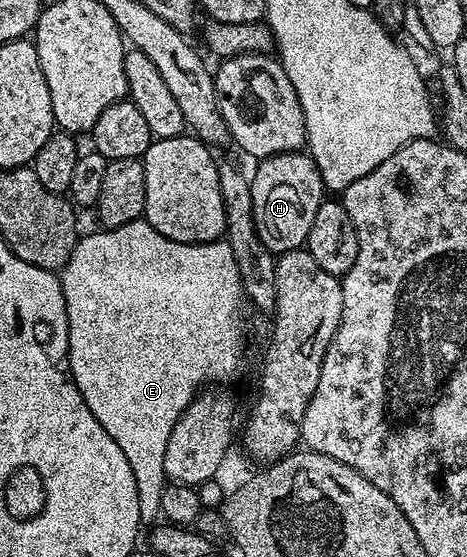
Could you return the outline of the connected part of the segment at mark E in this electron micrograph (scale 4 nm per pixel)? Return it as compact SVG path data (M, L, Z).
M139 220L113 228L98 228L95 234L83 233L81 237L79 237L78 243L74 246L72 256L66 261L66 265L62 267L60 277L62 279L62 291L64 292L64 304L68 312L70 375L74 377L76 388L80 388L80 396L84 396L84 404L88 404L88 408L92 408L92 416L96 416L96 420L100 420L100 428L104 428L104 432L108 432L108 436L112 436L112 440L116 440L116 445L119 446L120 452L124 452L124 456L128 459L128 465L132 467L132 477L136 479L136 496L140 500L140 516L142 517L143 523L153 523L155 519L159 517L160 496L168 482L166 473L164 472L164 448L168 448L168 436L172 436L172 428L176 428L176 420L180 420L180 416L186 411L188 404L192 404L192 400L198 397L200 391L207 384L226 384L222 382L228 381L229 378L236 377L238 369L242 366L242 357L246 354L246 308L248 309L248 299L245 291L242 290L240 270L237 267L236 256L233 255L232 248L226 240L219 240L217 242L197 242L196 244L180 244L176 240L168 240L168 236L160 236L160 232L156 232L156 228L152 228L152 224L148 224L145 220Z

